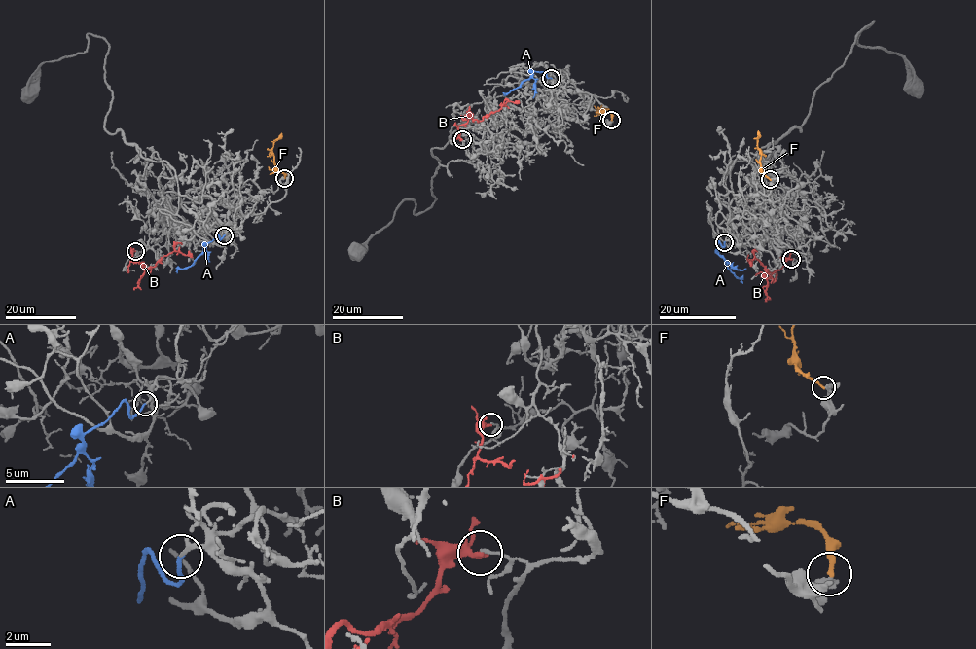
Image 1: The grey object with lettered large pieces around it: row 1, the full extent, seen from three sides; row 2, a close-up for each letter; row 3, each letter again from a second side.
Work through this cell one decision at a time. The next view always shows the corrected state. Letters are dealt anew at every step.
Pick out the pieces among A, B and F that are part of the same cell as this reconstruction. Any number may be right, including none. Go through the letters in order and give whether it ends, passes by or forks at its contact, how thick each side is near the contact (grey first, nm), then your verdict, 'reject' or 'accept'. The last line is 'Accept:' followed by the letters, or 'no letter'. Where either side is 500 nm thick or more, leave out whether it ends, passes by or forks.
A: it ends; calibres 190 and 170 nm; accept
B: it ends; calibres 120 and 280 nm; reject
F: it ends; calibres 320 and 190 nm; accept
Accept: A, F

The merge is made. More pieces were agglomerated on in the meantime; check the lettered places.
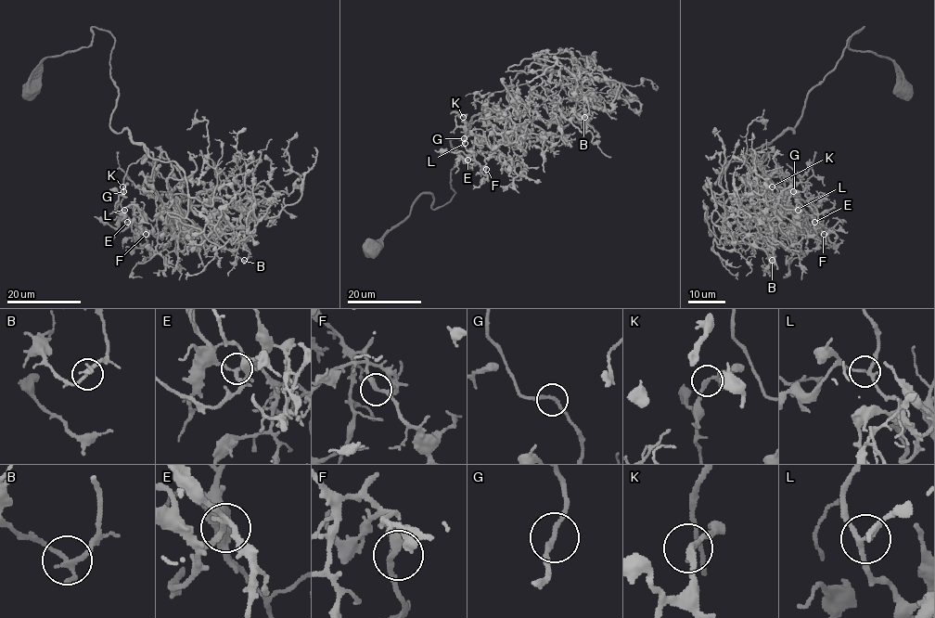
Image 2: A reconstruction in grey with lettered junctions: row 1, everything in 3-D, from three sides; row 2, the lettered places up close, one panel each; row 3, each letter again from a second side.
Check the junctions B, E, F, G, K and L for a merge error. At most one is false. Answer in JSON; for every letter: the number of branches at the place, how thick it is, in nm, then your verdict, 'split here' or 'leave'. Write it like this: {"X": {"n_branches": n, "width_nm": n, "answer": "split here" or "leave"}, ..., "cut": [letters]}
{"B": {"n_branches": 3, "width_nm": 180, "answer": "leave"}, "E": {"n_branches": 3, "width_nm": 180, "answer": "leave"}, "F": {"n_branches": 3, "width_nm": 240, "answer": "leave"}, "G": {"n_branches": 2, "width_nm": 180, "answer": "leave"}, "K": {"n_branches": 3, "width_nm": 160, "answer": "leave"}, "L": {"n_branches": 3, "width_nm": 180, "answer": "leave"}, "cut": []}

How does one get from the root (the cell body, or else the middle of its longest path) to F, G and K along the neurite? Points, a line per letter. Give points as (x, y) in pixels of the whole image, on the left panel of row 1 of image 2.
F: (32, 90), (45, 57), (87, 46), (92, 27), (110, 33), (109, 127), (146, 153), (121, 207), (146, 234)
G: (32, 90), (45, 57), (87, 46), (92, 27), (110, 33), (109, 127), (146, 153), (123, 191)
K: (32, 90), (45, 57), (110, 33), (109, 127), (146, 153), (124, 215), (122, 186)

